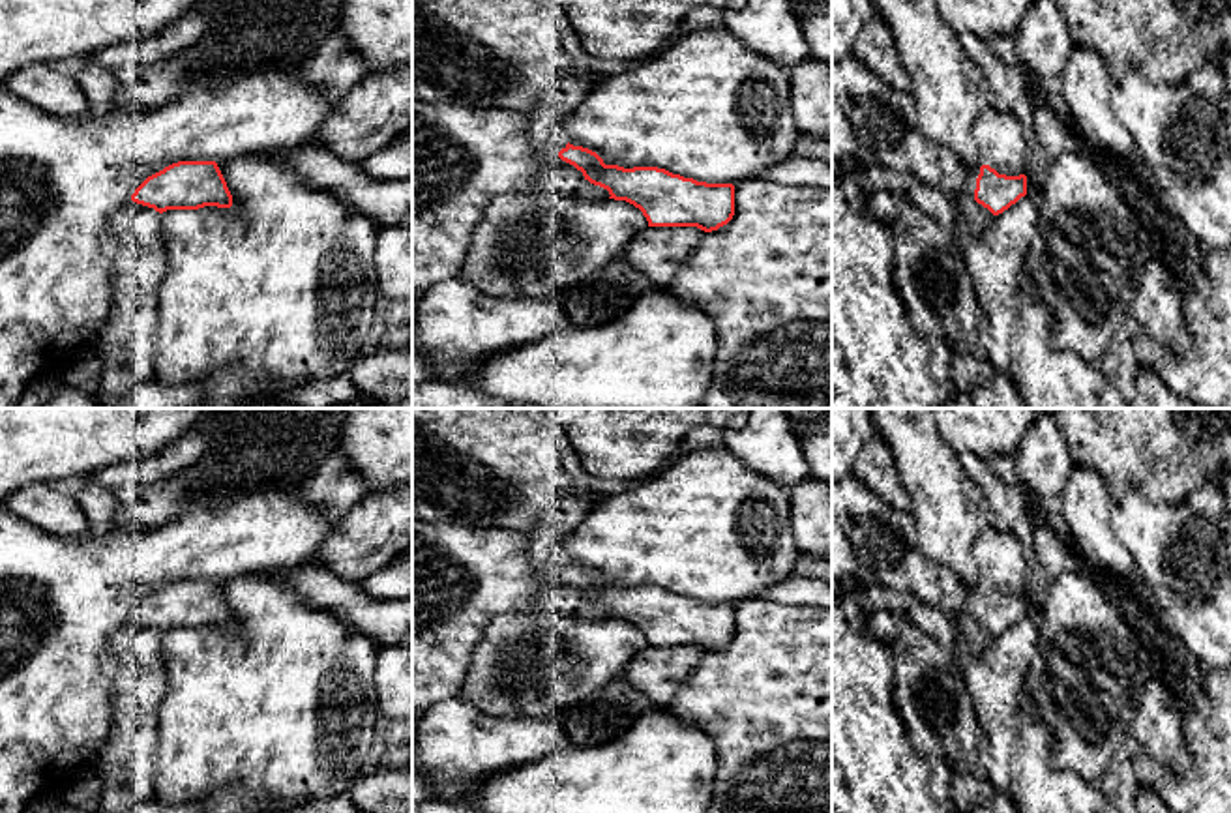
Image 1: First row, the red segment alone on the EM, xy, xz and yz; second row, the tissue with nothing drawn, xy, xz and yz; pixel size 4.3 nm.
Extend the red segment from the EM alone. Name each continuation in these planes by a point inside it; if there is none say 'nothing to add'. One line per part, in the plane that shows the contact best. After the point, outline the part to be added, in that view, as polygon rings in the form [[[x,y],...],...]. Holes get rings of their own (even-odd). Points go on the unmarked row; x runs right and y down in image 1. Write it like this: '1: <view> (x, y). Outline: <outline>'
1: yz (872, 542). Outline: [[[853,472],[832,480],[832,581],[856,583],[868,588],[875,583],[920,603],[939,609],[946,616],[956,613],[974,618],[982,581],[967,586],[961,579],[933,564],[916,543],[911,511],[897,511],[877,498]]]

